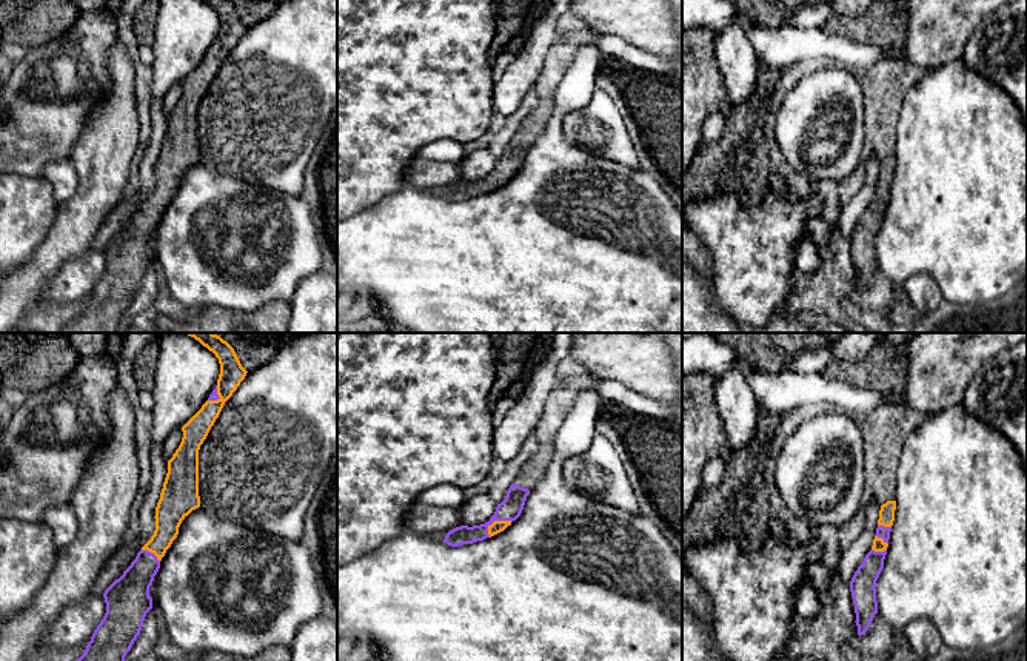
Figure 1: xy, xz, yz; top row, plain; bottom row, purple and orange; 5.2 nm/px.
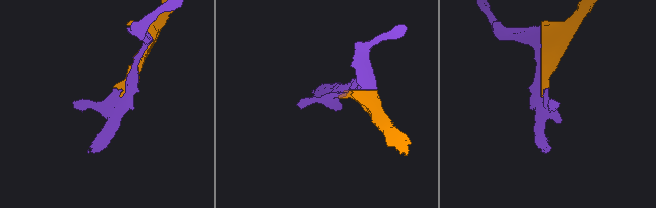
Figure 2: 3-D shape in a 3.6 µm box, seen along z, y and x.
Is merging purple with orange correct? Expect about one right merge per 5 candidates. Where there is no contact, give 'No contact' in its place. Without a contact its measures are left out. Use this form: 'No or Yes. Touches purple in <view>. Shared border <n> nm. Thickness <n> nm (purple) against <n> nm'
Yes. Touches purple in xz. Shared border 150 nm. Thickness 120 nm (purple) against 70 nm

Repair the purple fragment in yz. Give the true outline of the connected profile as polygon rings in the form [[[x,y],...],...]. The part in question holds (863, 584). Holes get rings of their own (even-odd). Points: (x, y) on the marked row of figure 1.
[[[887,501],[881,505],[878,528],[871,550],[865,555],[862,564],[850,581],[853,596],[858,635],[864,635],[875,615],[878,613],[876,581],[884,569],[892,525],[895,521],[896,501]]]

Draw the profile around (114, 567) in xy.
[[[162,333],[159,361],[152,376],[152,465],[151,490],[139,513],[139,536],[125,542],[103,565],[92,584],[92,595],[103,595],[135,559],[156,530],[156,507],[168,473],[162,445],[171,431],[182,428],[208,401],[220,374],[219,359],[212,351],[186,333]]]

